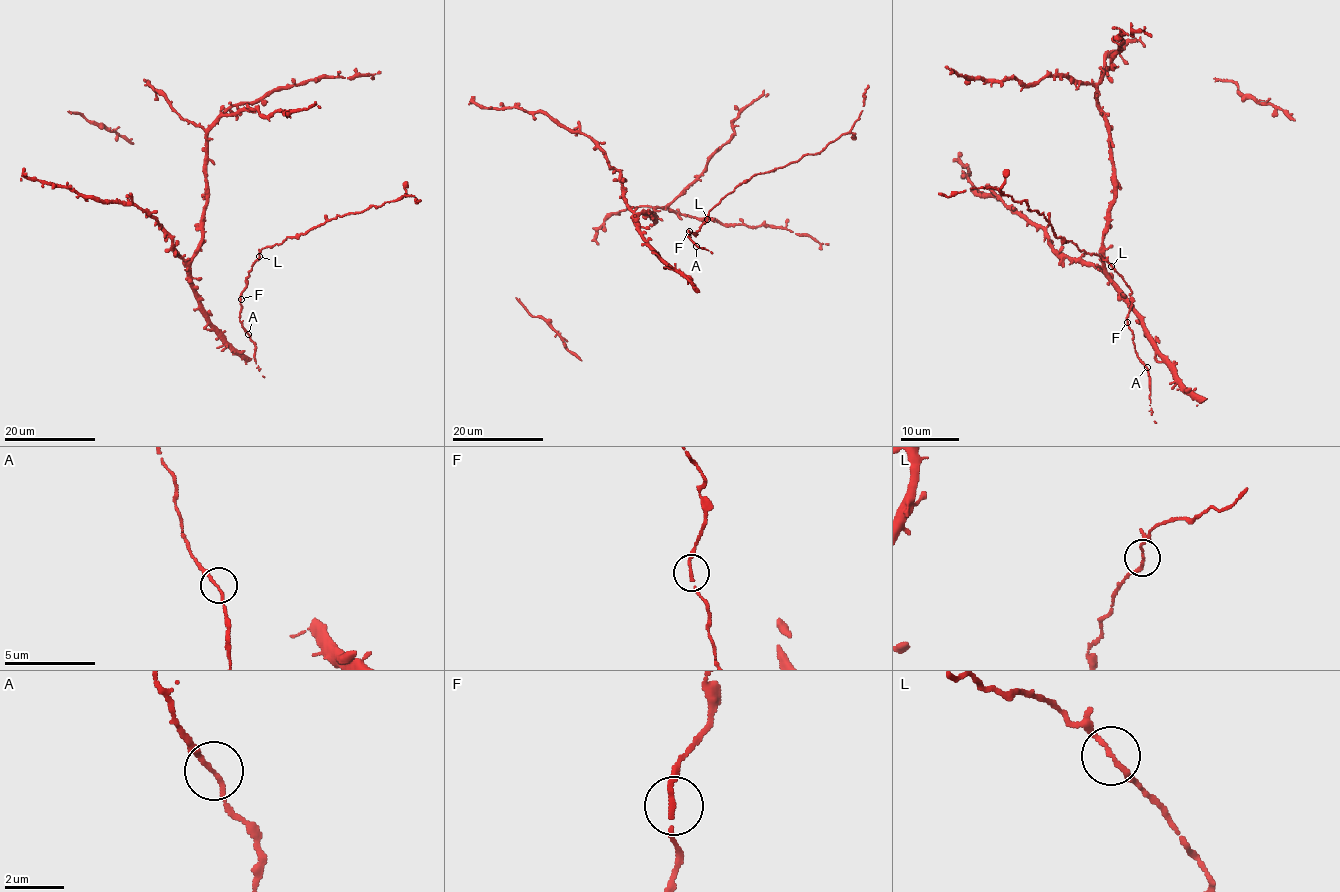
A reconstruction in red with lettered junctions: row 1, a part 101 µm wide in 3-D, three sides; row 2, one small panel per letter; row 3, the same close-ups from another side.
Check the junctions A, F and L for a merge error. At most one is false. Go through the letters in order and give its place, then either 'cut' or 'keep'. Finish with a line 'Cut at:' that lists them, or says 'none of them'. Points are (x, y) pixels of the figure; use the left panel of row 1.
A: (248, 334) | keep
F: (241, 299) | keep
L: (259, 256) | keep
Cut at: none of them

